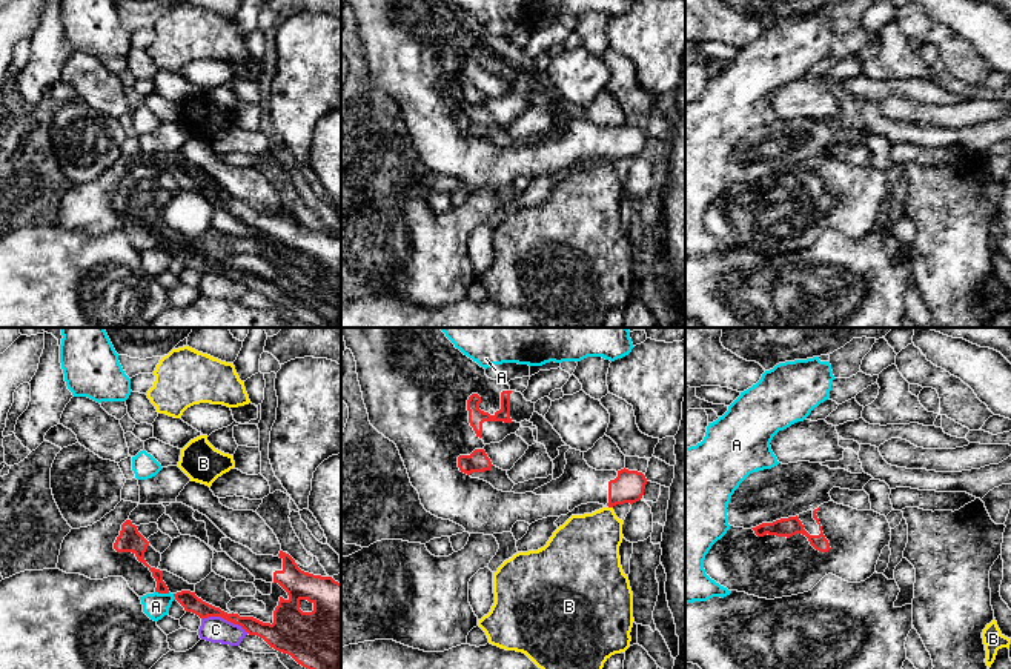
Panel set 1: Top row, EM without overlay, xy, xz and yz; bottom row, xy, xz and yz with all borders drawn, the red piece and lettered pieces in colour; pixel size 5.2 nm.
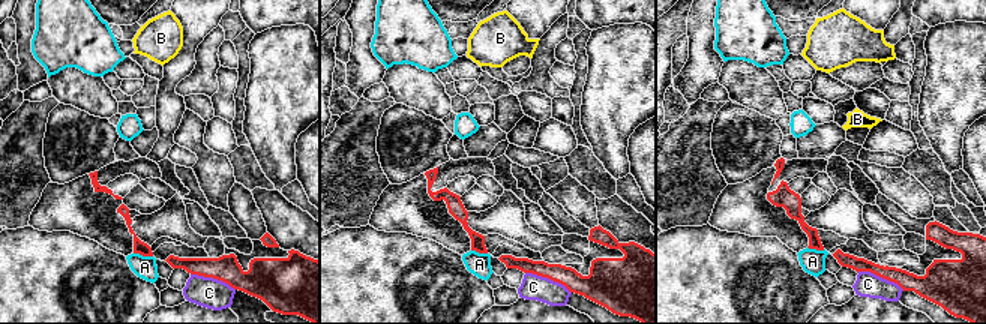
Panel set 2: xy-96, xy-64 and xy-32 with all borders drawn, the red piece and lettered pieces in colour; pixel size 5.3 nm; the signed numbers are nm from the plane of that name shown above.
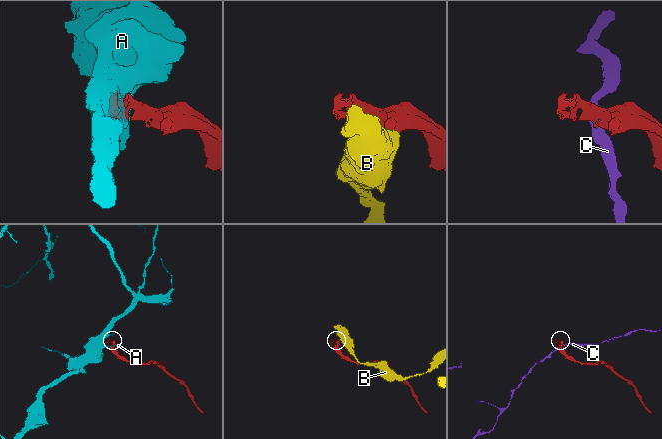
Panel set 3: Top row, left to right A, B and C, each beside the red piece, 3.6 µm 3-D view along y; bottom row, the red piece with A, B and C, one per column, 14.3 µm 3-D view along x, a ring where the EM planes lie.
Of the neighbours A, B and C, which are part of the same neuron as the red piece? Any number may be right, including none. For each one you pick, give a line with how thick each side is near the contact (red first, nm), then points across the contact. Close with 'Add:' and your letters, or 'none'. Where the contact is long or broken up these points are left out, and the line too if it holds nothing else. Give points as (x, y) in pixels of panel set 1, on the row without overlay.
Add: none

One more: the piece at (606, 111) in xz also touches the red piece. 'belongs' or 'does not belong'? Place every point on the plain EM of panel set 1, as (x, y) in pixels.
does not belong

